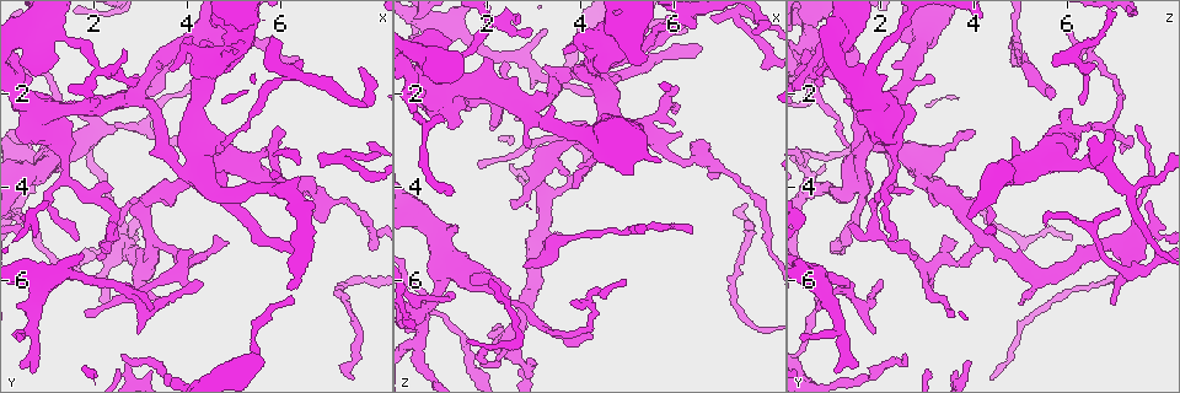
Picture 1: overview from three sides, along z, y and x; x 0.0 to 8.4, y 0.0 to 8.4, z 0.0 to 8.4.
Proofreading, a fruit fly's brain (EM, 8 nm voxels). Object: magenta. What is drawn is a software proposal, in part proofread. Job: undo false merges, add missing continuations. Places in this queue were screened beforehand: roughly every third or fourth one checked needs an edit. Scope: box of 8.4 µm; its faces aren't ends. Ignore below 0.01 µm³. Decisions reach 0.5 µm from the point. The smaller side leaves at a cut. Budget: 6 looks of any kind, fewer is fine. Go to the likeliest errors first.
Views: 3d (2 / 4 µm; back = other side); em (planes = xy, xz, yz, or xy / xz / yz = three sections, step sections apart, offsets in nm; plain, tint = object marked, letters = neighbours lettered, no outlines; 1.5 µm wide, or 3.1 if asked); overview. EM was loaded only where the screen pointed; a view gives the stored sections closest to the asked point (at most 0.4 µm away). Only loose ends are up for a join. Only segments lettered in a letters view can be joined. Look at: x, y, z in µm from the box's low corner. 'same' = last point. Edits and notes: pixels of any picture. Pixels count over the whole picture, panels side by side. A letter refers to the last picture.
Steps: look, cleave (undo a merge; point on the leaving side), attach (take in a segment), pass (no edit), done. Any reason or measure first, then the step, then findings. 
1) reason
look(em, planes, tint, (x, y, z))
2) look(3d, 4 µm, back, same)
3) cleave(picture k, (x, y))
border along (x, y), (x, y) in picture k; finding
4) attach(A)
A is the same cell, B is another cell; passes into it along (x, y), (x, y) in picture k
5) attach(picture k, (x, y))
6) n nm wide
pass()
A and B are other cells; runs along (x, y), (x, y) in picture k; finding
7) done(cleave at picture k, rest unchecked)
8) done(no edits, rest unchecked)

sharp bend
look(em, planes, letters, (4.10, 5.65, 3.50))

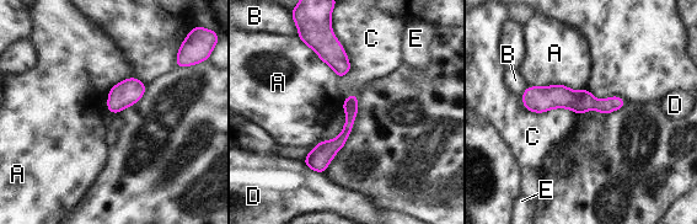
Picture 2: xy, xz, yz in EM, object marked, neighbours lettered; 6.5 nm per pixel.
100 nm wide
pass()
A, B, C, D and E are other cells; continuous, no second cell

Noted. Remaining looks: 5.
free end
look(em, xy, step 4, tint, (2.80, 7.70, 3.90))

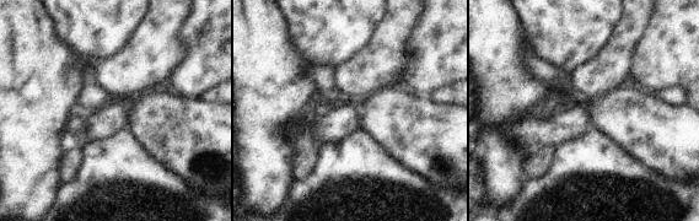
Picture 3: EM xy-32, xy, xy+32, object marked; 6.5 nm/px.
another direction
look(em, xz, step 8, letters, same)

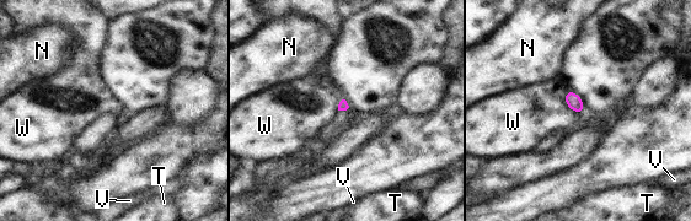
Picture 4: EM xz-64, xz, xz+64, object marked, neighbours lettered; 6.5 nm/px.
W touches over 190 nm
pass()
N, T, V and W are other cells; border along (568, 89), (564, 102), (583, 113) in picture 4; none of them fits

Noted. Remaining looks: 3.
branch stops here
look(em, yz, step 4, tint, (6.40, 1.40, 4.95))

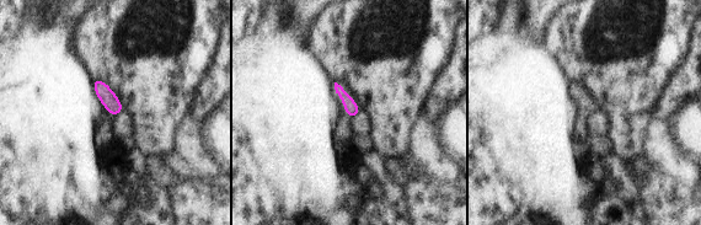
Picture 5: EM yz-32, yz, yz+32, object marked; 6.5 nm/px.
look(em, xz, step 4, tint, same)

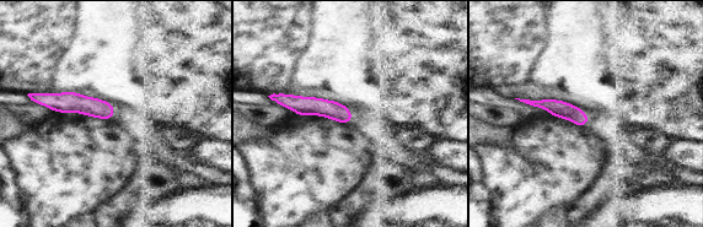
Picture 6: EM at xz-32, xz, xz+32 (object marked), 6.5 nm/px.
see the neighbours
look(em, xz, step 4, letters, same)

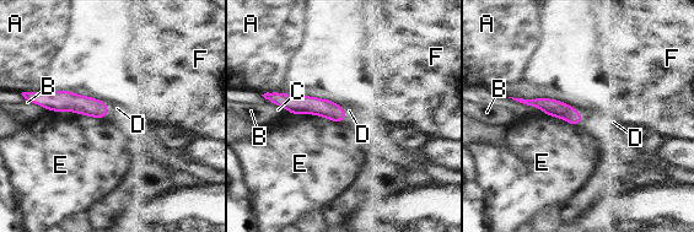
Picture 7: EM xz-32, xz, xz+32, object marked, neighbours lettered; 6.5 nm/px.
pass()
A, B, C, D, E and F are other cells; runs along (274, 96), (342, 116) in picture 7; no lettered segment goes on from it

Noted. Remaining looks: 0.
done(no edits, rest unchecked)

